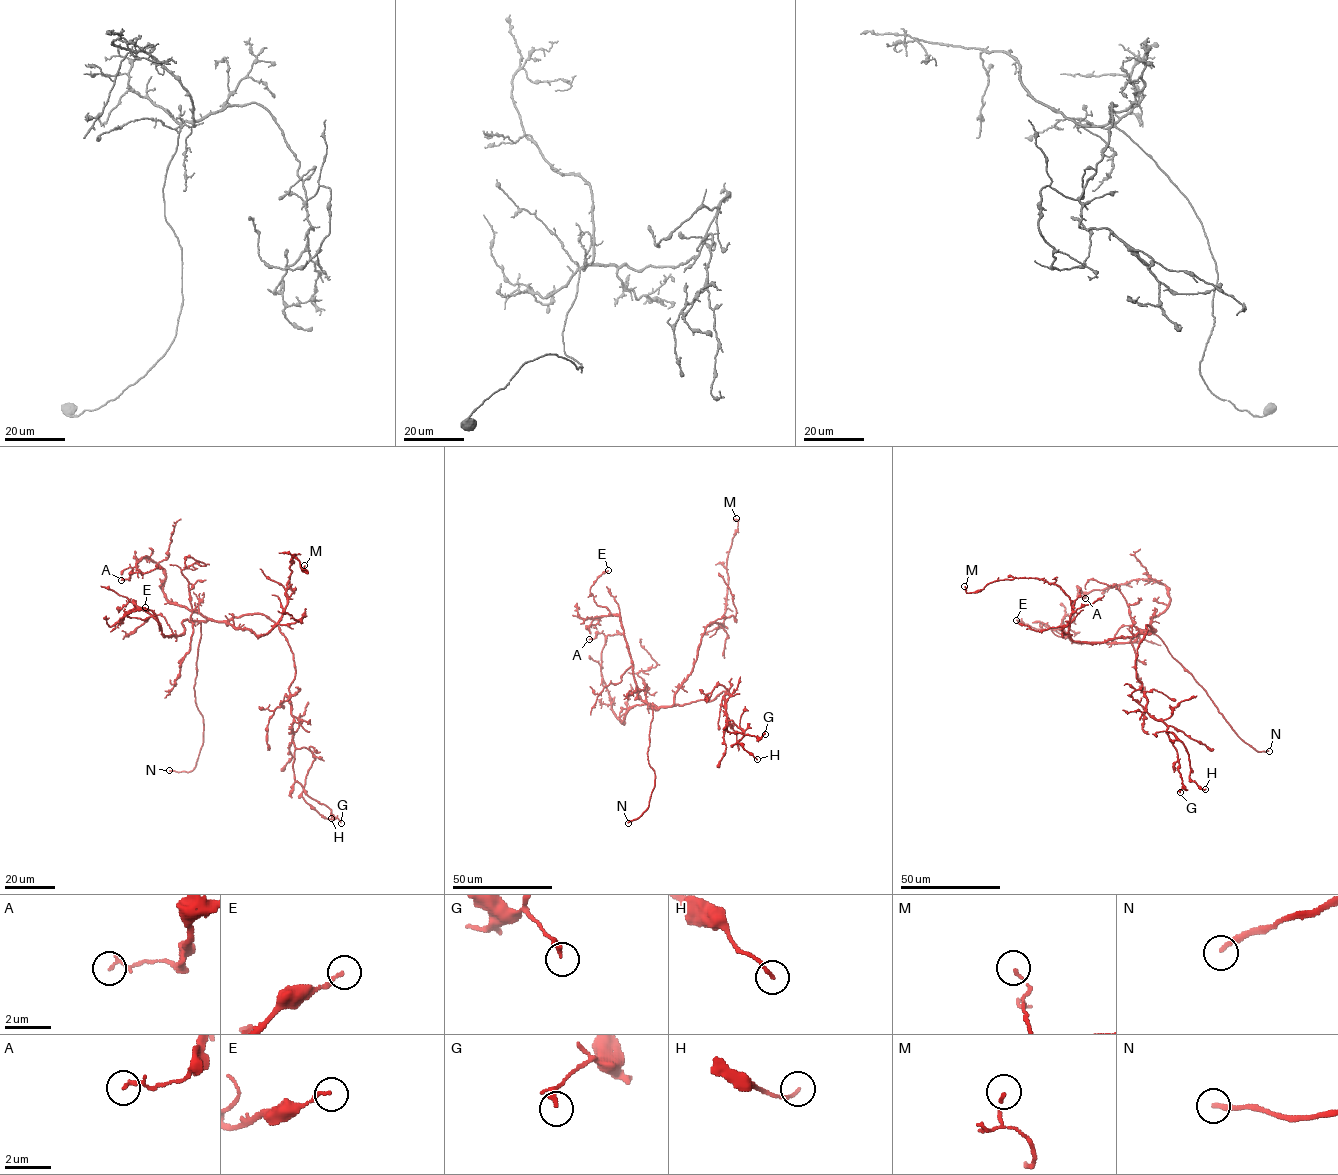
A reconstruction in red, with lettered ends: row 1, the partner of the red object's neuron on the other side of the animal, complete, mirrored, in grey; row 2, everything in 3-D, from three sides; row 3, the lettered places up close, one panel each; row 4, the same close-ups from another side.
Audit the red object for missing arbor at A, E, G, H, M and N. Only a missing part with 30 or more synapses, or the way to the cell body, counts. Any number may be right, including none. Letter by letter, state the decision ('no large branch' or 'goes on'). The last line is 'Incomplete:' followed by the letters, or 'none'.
A: no large branch
E: no large branch
G: no large branch
H: no large branch
M: no large branch
N: goes on
Incomplete: N

